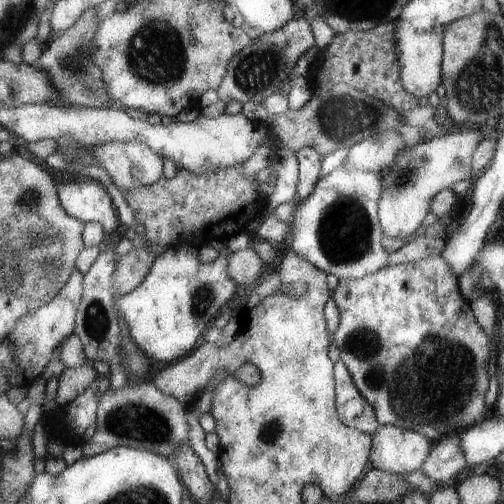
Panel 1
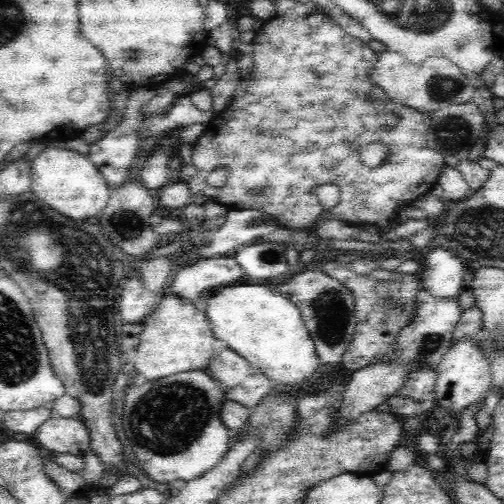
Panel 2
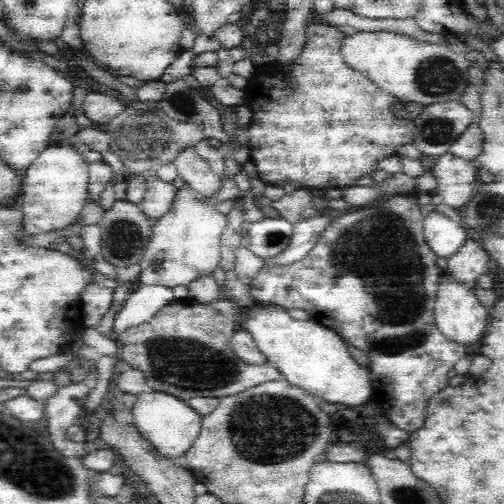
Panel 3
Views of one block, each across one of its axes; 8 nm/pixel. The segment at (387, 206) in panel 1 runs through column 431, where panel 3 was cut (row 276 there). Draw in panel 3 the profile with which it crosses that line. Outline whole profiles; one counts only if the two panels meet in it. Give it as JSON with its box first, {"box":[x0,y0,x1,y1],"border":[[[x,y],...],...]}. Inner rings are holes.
{"box":[138,186,226,286],"border":[[[186,186],[182,192],[176,192],[176,202],[172,210],[158,222],[152,224],[152,238],[148,246],[144,246],[142,256],[142,272],[138,282],[142,286],[190,286],[198,276],[212,274],[216,264],[220,262],[220,234],[226,226],[226,216],[220,216],[216,208],[208,208],[202,204],[204,196],[196,194]]]}

